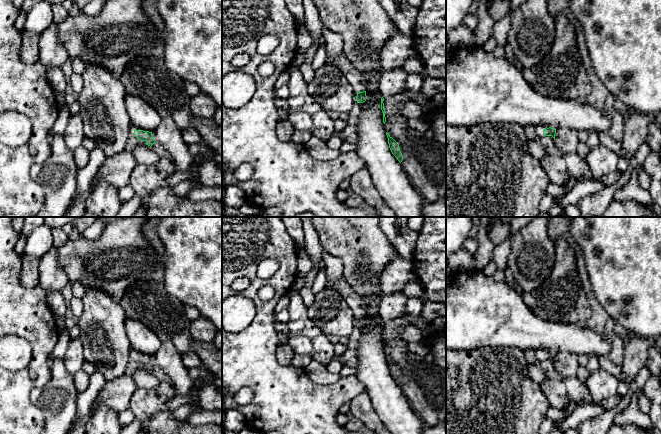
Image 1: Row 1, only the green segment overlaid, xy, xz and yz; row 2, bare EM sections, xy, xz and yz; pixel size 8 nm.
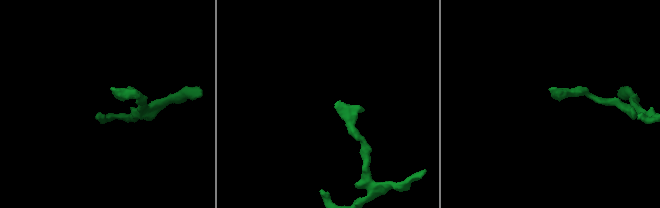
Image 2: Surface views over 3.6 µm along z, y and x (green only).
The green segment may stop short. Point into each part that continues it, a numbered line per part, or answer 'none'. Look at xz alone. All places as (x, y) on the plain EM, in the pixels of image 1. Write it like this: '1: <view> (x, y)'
1: xz (355, 302)

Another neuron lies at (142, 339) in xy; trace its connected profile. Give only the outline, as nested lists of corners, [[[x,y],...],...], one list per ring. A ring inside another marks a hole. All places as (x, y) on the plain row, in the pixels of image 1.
[[[126,318],[124,328],[133,349],[153,356],[162,342],[156,334],[143,323],[132,318]]]

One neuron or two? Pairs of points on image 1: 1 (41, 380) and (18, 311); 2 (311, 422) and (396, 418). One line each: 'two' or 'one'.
1: one
2: two

